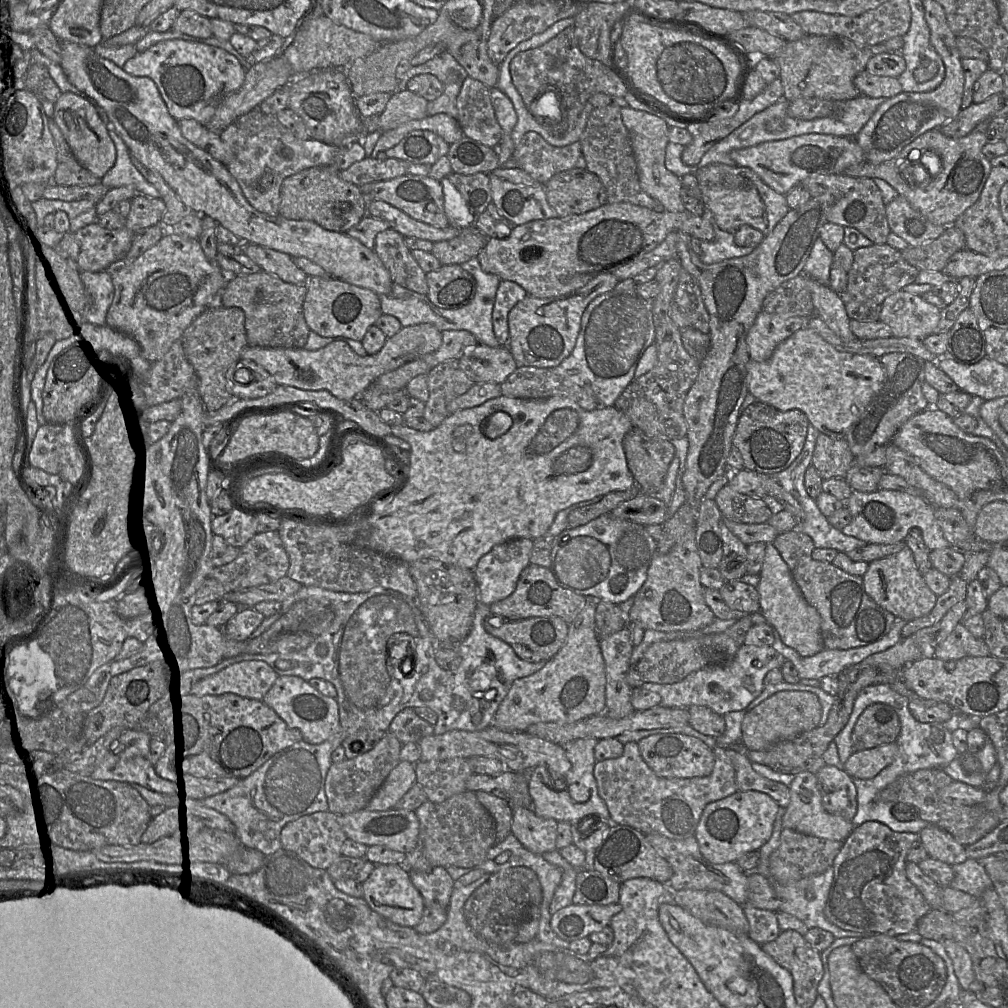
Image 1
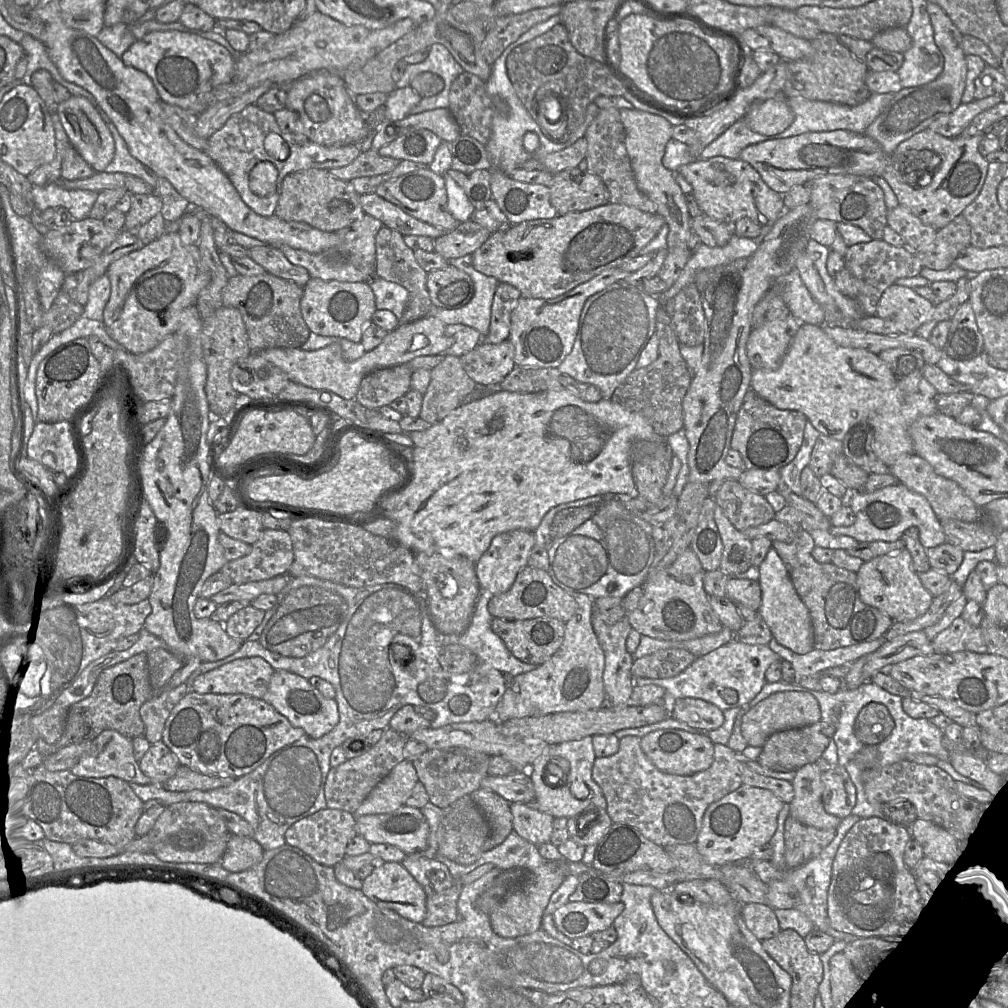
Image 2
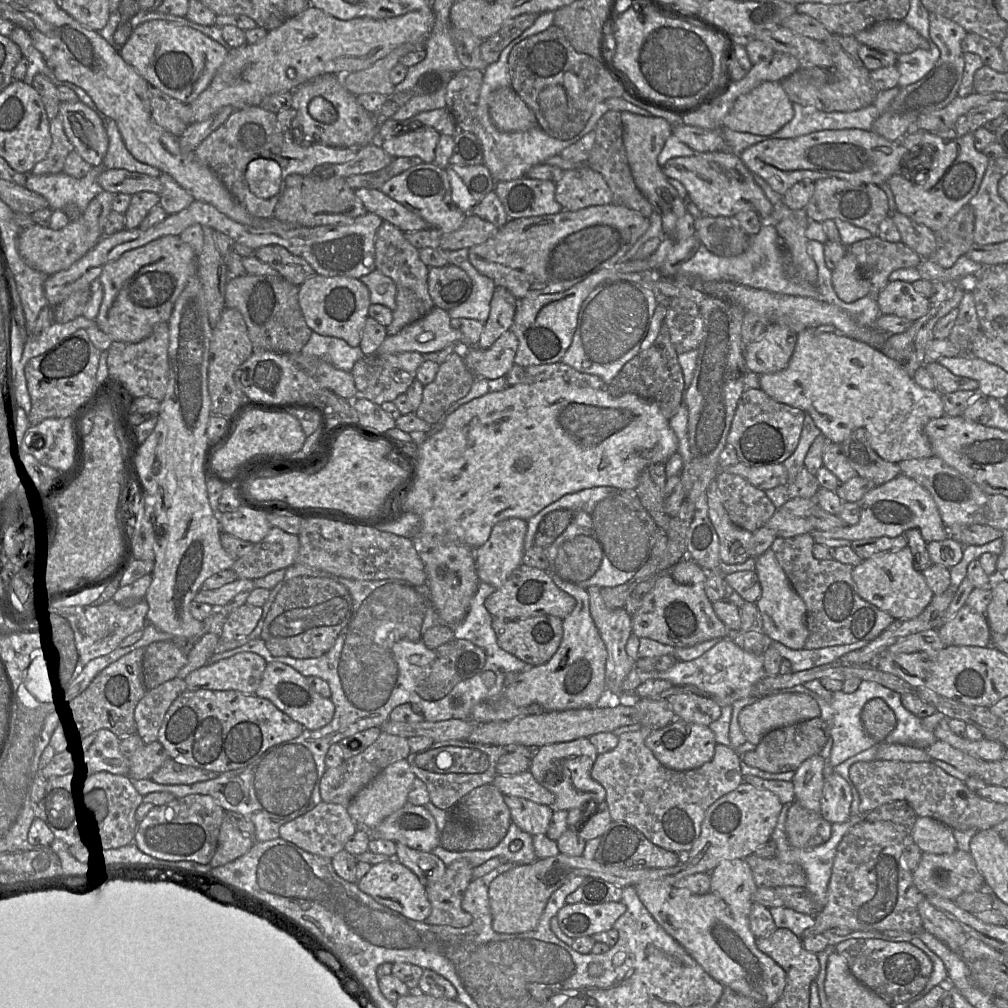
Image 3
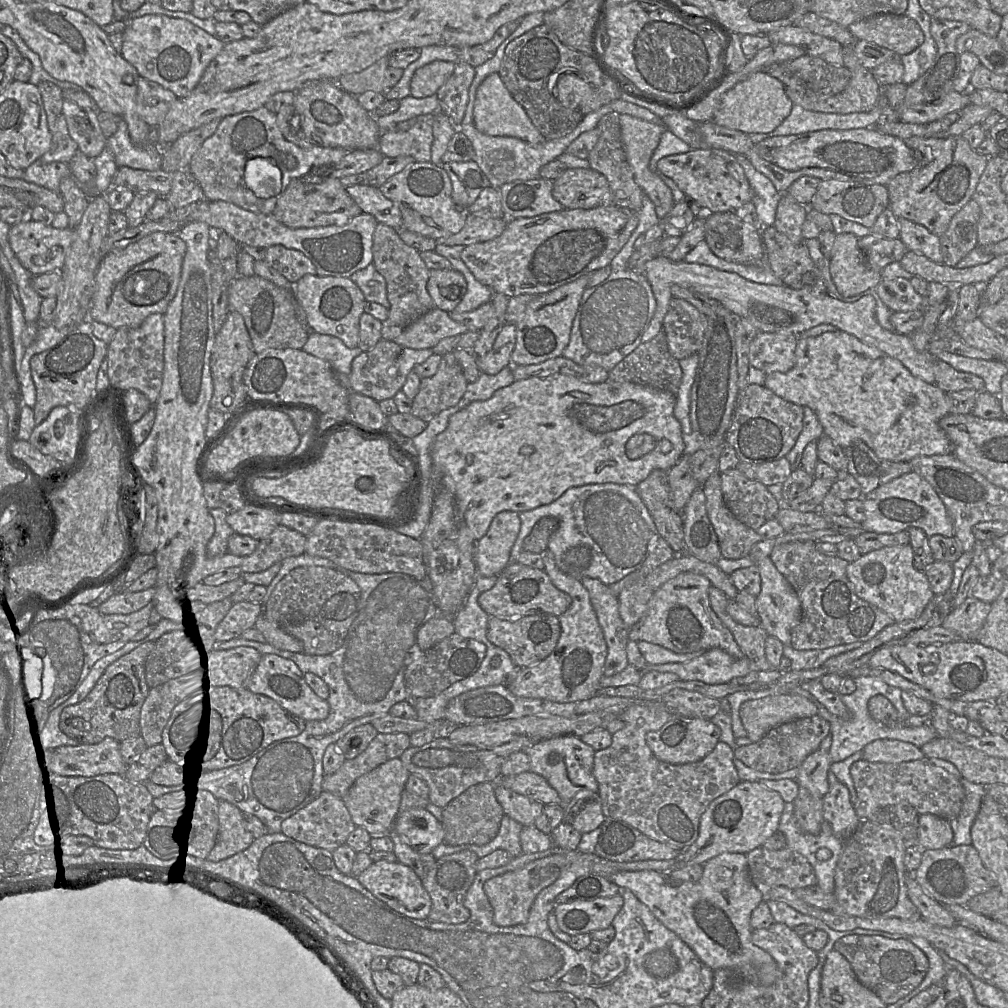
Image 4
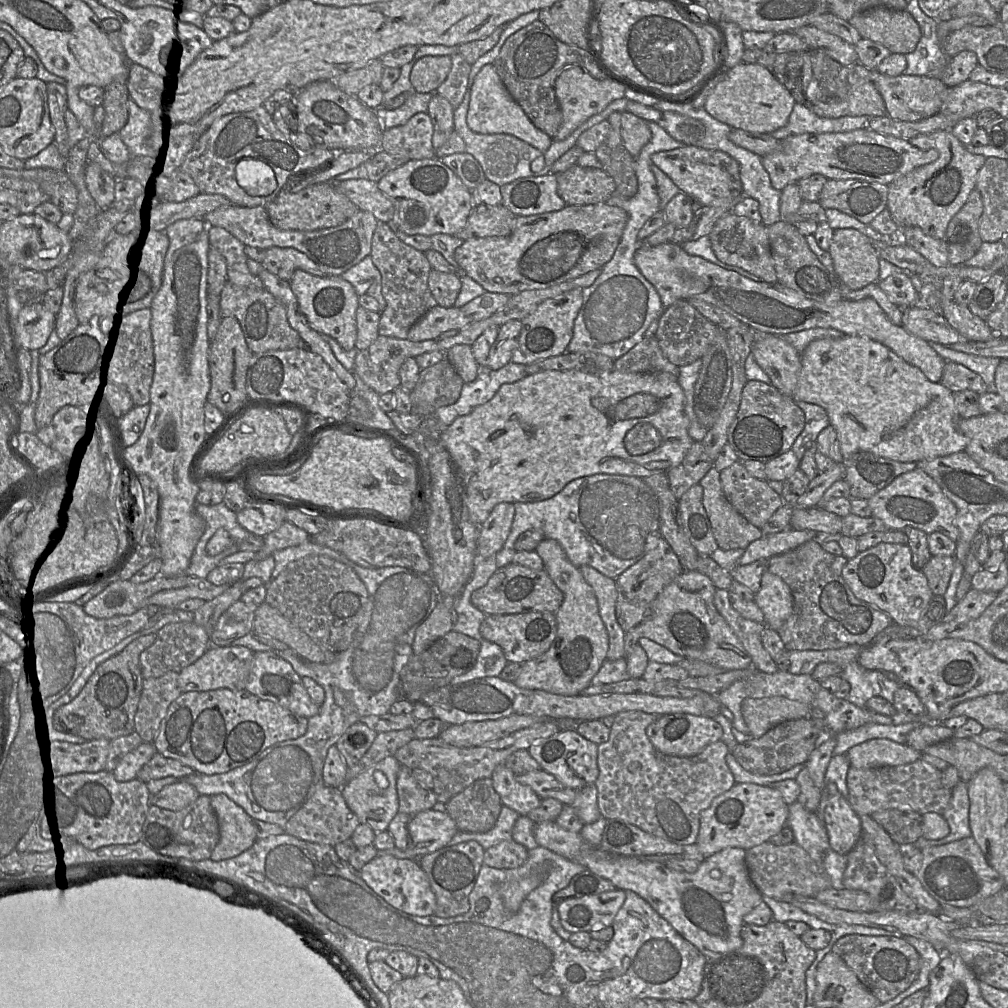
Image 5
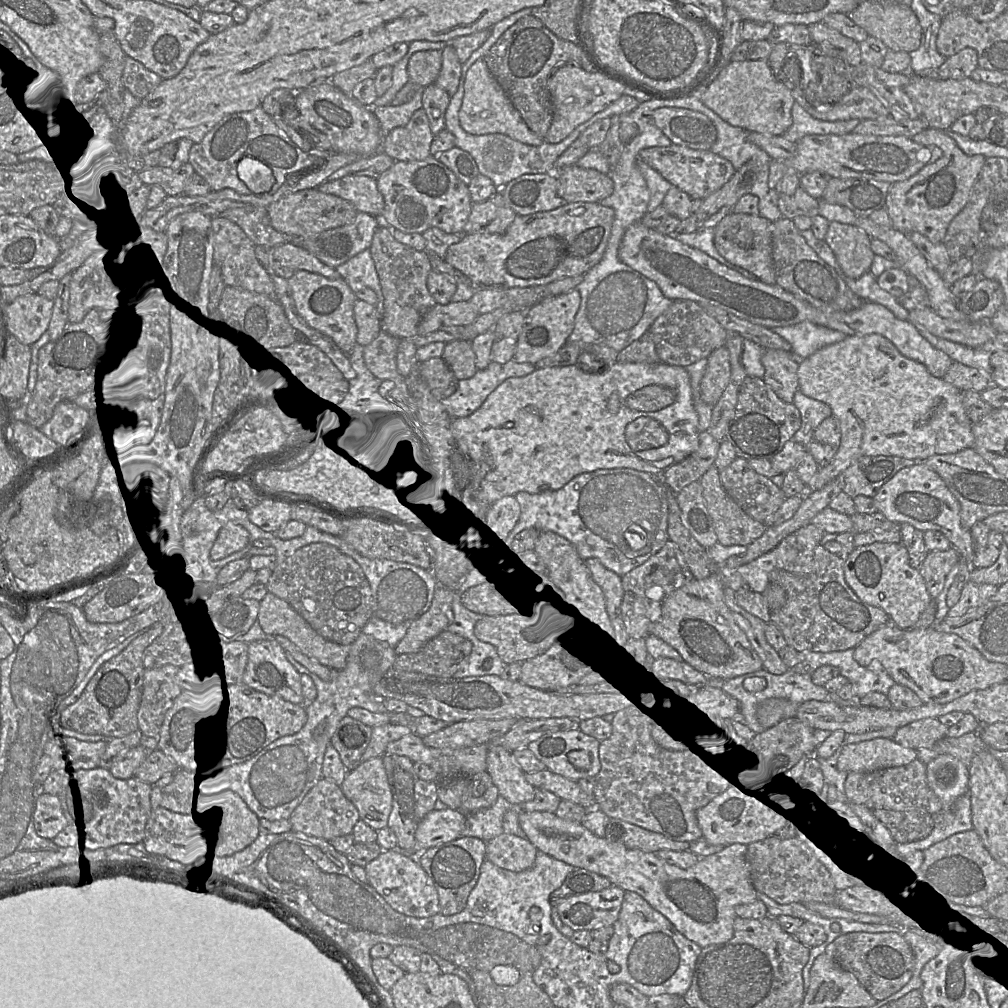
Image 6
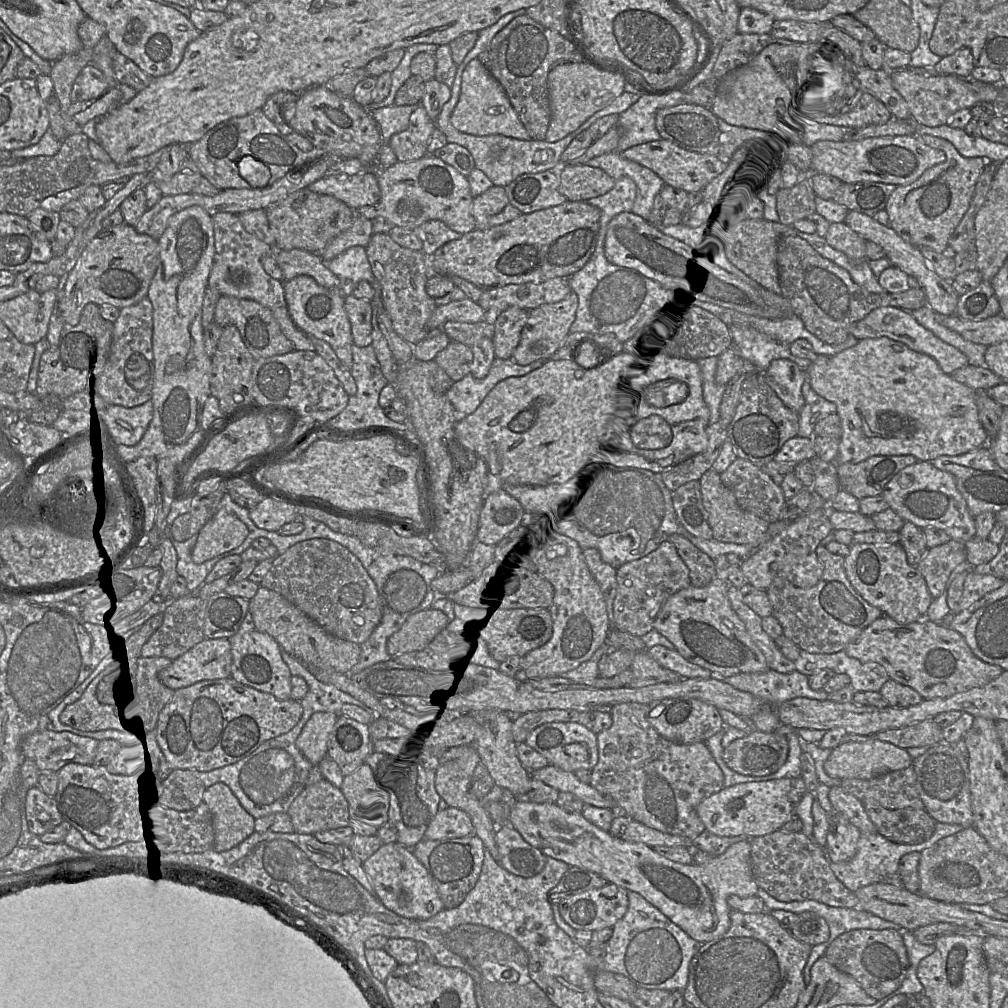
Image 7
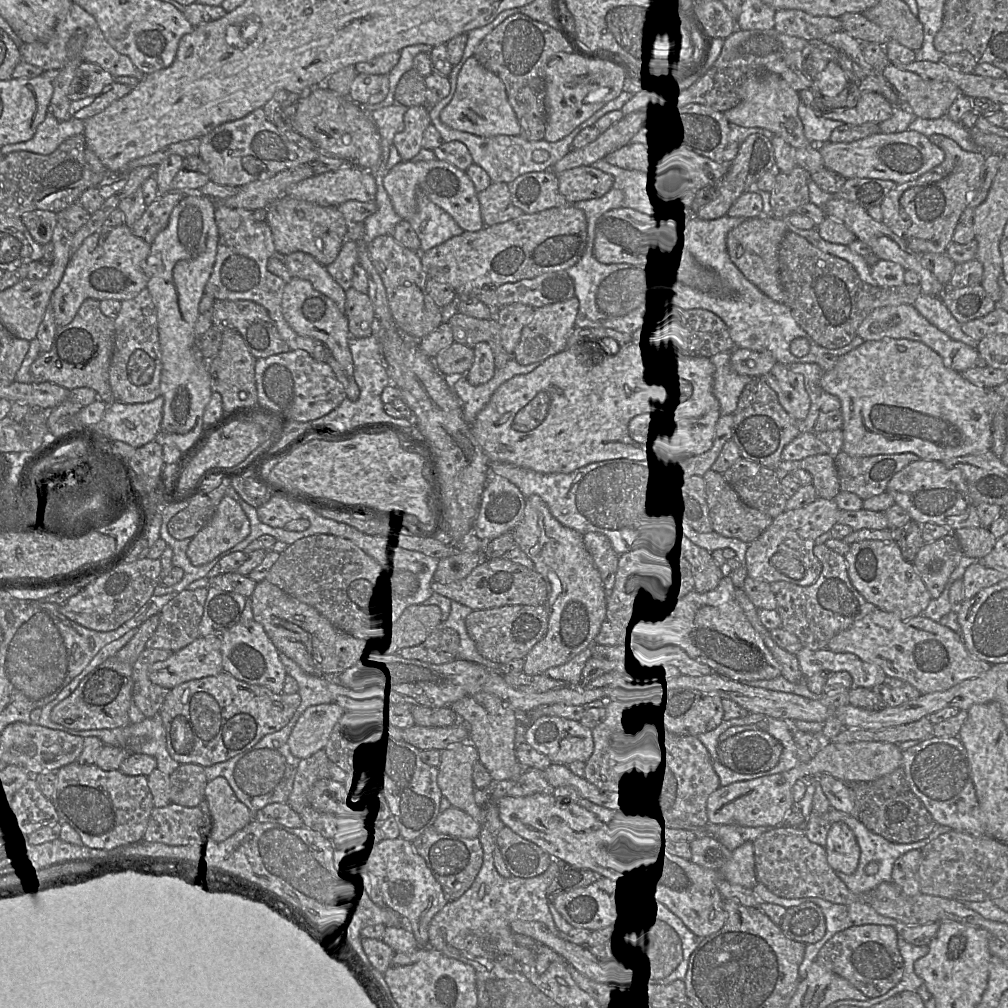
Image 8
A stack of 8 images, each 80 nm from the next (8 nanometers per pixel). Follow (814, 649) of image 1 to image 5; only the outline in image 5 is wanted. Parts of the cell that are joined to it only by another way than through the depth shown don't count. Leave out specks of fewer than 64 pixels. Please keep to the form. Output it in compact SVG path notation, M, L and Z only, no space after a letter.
M766 570L761 588L755 594L755 603L764 614L764 623L778 631L793 612L793 596L790 587L777 575Z

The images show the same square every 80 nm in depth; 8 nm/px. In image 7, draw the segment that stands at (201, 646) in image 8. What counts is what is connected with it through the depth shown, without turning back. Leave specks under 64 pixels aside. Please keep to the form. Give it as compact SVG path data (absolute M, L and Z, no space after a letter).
M203 639L172 660L158 677L168 688L177 690L204 680L231 677L232 654L229 639Z

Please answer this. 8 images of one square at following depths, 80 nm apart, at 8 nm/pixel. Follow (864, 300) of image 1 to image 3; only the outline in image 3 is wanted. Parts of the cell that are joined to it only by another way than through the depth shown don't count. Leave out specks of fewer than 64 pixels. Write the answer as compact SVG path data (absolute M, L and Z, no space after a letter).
M878 236L853 243L846 247L846 253L856 259L860 271L871 284L869 294L874 298L889 283L893 271L916 268L922 260L901 241L892 243Z

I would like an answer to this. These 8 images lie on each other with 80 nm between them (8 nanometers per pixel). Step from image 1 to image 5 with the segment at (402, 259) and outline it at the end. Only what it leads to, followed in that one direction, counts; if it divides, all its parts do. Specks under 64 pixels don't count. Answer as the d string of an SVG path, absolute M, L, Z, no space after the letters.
M378 222L372 238L370 256L381 275L382 295L386 308L380 315L379 335L407 339L410 328L437 304L428 288L432 270L425 253L403 243L391 224Z

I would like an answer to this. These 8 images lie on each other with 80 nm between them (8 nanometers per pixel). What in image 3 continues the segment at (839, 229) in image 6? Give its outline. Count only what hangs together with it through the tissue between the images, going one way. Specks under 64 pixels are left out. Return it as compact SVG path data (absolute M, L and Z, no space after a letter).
M846 253L832 270L832 285L840 299L853 302L871 291L869 280L860 271L857 261Z

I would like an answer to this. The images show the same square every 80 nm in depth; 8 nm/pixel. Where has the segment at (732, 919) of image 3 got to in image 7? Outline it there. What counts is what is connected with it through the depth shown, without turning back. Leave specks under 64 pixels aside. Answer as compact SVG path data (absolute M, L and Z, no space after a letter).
M516 799L511 804L509 825L545 856L561 860L569 866L594 872L609 883L639 893L691 938L701 943L711 941L729 929L731 909L727 899L730 895L746 898L757 895L759 889L751 871L749 839L732 844L725 852L714 856L704 864L682 864L661 856L644 843L628 842L616 838L587 821L581 813L566 812L556 803L533 803Z

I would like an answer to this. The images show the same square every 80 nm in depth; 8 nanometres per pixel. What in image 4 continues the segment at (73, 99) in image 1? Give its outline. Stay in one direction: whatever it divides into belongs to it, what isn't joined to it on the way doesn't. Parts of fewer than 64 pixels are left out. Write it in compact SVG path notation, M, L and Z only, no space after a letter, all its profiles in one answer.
M64 99L62 106L69 135L77 143L78 150L90 159L95 159L107 145L107 138L99 125L97 112L67 99Z

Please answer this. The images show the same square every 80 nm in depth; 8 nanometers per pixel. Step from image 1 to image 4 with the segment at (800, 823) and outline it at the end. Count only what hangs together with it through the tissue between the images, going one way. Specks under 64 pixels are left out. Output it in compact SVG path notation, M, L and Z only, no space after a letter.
M821 749L808 755L799 766L796 782L813 796L823 798L829 790L827 773L830 767L829 752Z

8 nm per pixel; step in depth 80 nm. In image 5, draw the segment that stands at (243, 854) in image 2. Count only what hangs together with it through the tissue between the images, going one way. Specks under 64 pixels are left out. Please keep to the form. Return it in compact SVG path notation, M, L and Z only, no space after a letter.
M216 794L210 798L219 821L219 841L210 859L229 859L252 847L257 840L252 818L225 794Z

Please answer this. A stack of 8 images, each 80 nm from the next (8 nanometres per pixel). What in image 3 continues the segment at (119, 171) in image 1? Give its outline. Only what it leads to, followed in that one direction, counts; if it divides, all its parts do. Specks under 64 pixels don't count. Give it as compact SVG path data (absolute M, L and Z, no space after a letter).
M114 120L106 121L106 131L109 146L102 164L105 169L126 169L131 172L159 177L161 174L159 169L138 161L129 152Z

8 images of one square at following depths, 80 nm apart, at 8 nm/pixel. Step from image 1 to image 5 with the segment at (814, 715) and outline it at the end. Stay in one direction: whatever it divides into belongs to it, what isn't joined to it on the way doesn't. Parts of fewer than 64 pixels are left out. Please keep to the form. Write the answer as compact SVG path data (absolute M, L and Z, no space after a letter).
M786 697L746 698L741 713L752 738L763 736L774 726L794 719L810 717L811 706Z

